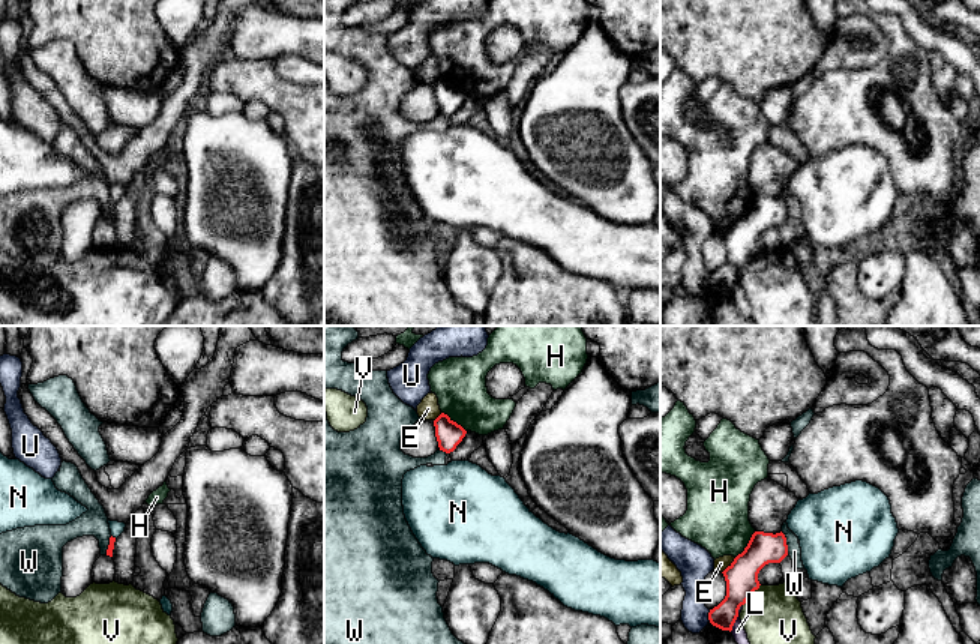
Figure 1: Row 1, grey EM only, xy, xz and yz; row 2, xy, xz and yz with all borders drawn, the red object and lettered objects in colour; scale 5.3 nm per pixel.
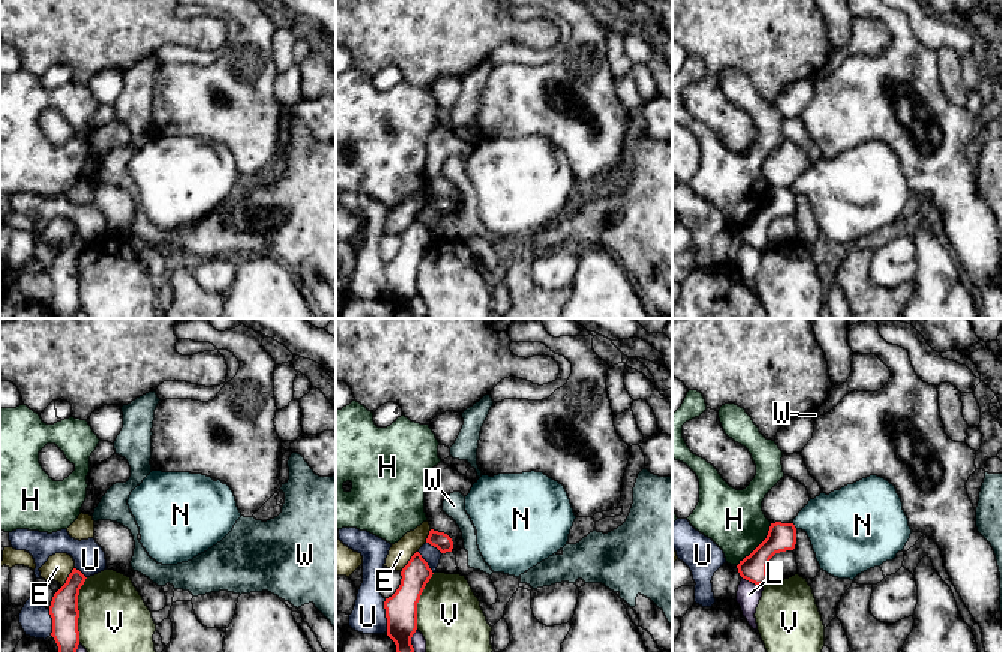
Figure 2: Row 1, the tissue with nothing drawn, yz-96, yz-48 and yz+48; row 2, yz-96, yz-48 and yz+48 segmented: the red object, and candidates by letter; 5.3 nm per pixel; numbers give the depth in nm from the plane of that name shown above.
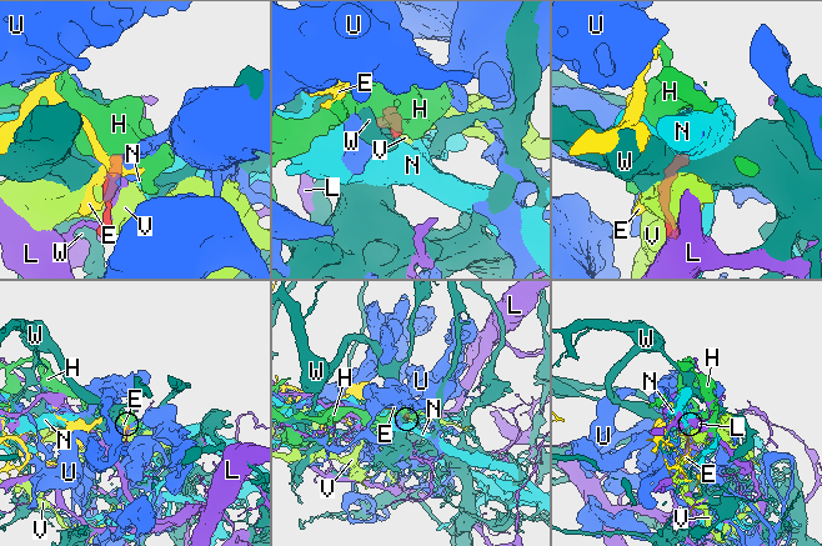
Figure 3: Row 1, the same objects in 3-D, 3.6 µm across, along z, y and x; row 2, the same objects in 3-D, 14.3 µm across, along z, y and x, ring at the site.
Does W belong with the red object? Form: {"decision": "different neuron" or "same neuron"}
{"decision": "different neuron"}

